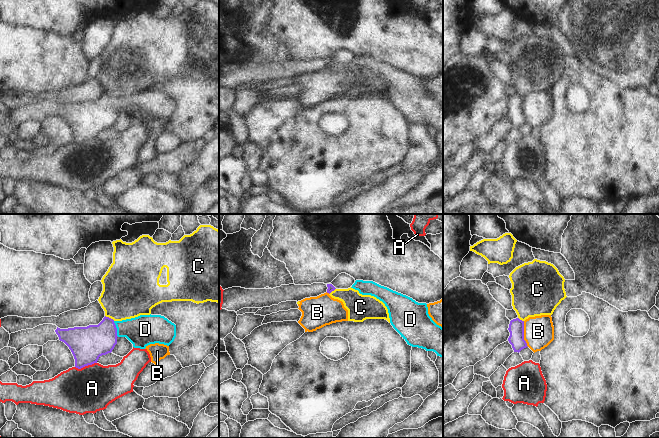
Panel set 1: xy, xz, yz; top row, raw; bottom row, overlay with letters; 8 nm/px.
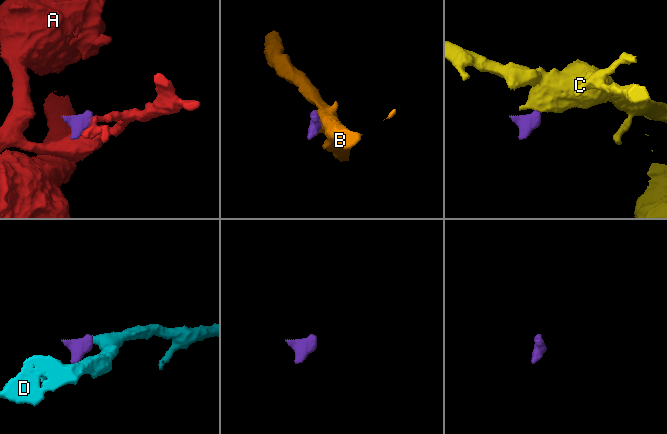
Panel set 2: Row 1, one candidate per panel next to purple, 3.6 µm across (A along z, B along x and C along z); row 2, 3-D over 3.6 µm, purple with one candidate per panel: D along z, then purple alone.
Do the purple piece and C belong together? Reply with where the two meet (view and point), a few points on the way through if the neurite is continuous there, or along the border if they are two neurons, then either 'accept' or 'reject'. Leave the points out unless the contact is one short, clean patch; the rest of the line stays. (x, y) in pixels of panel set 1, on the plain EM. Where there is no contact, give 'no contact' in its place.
meets purple in xy at (110, 94); border along xy (105, 91), (114, 96); reject

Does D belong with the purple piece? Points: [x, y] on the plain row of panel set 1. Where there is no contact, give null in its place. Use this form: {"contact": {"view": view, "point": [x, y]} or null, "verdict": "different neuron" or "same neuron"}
{"contact": {"view": "xy", "point": [116, 105]}, "verdict": "same neuron"}

